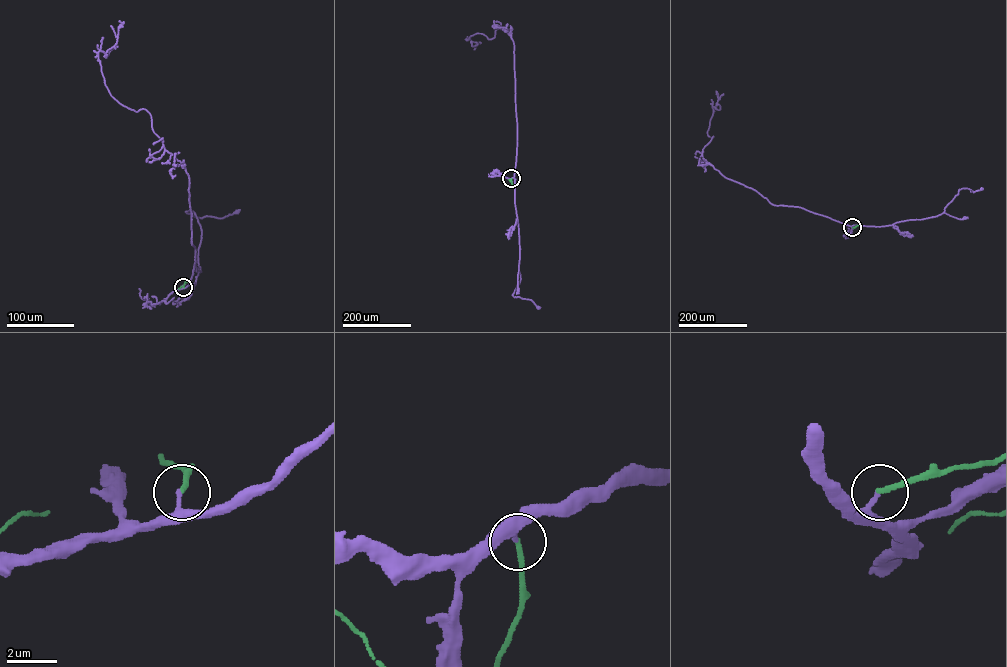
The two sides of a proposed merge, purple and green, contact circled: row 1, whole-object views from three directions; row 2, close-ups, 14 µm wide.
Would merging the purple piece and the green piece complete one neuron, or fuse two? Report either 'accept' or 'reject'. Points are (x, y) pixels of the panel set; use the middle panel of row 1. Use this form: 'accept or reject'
reject

